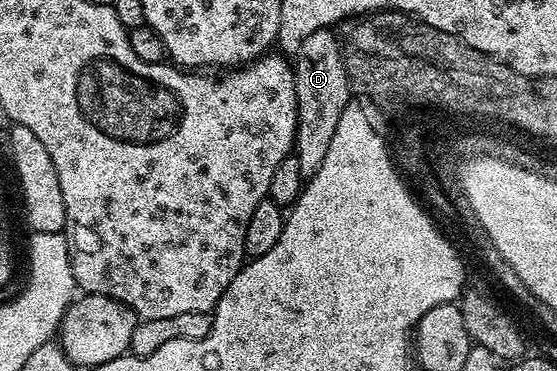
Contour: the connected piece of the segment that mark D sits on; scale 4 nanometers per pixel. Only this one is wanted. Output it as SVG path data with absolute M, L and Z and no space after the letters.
M330 28L312 32L292 58L298 101L298 131L292 154L298 159L303 176L316 173L320 164L324 164L328 144L332 144L332 136L336 136L336 124L340 124L344 108L352 102L348 62L345 57L342 59L342 46L334 32Z

